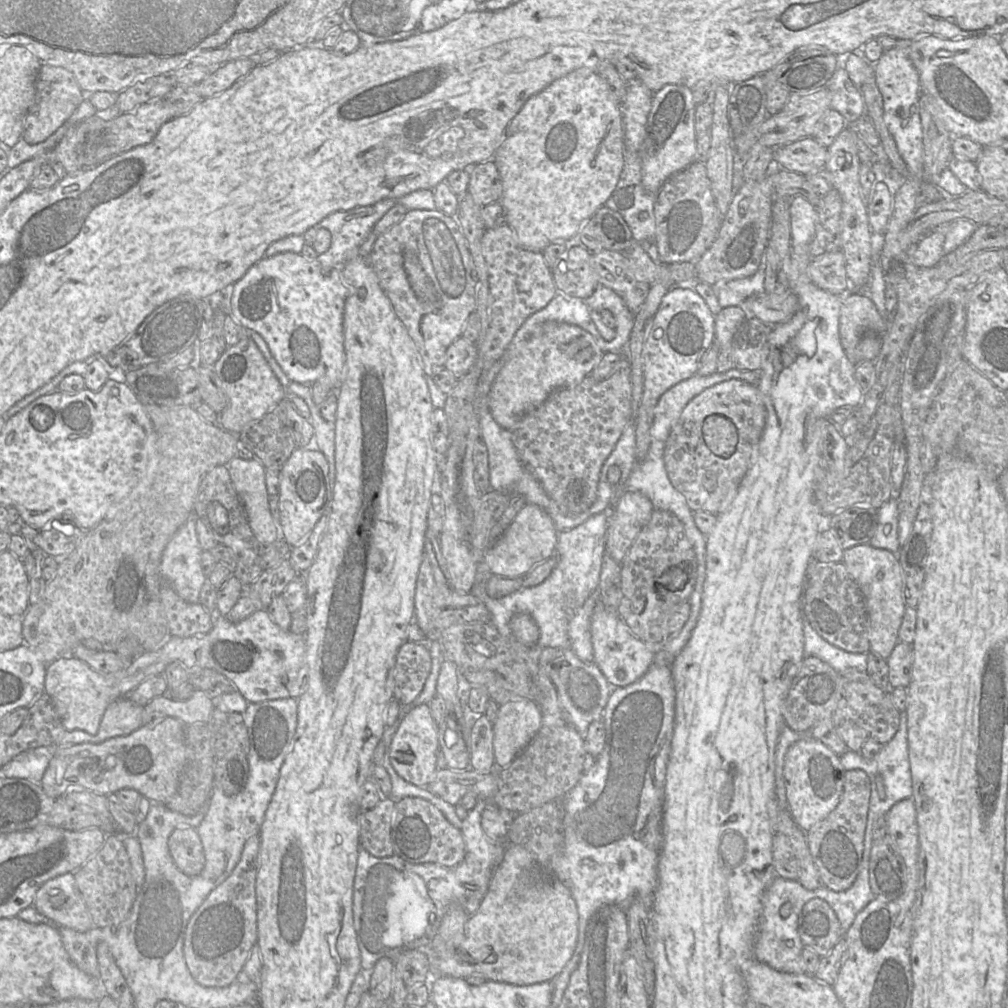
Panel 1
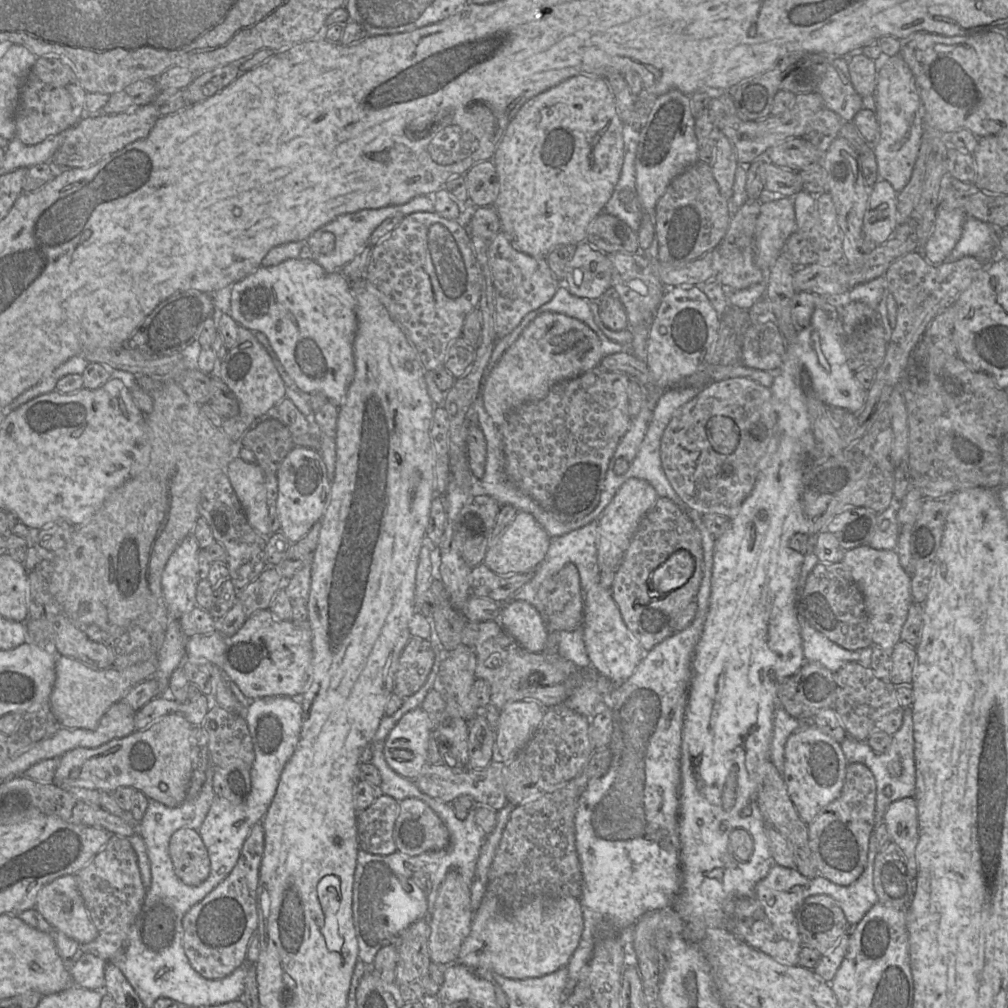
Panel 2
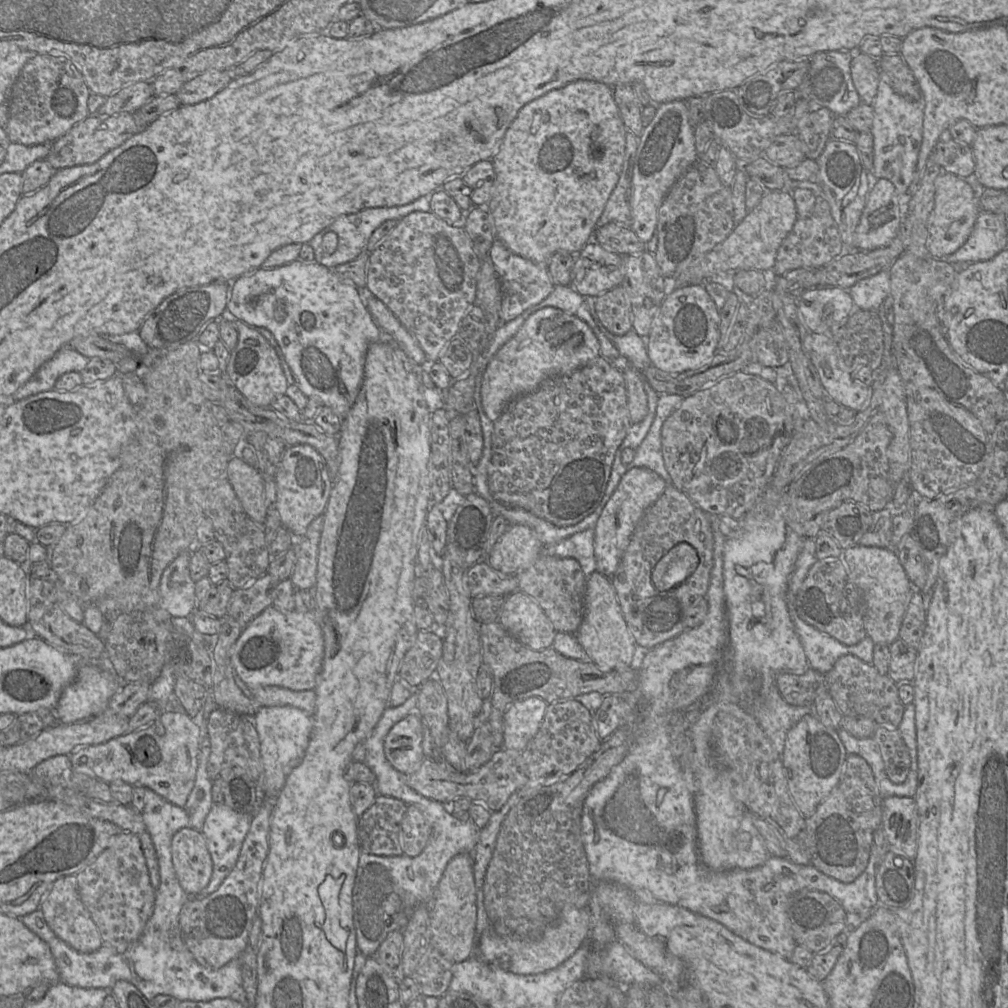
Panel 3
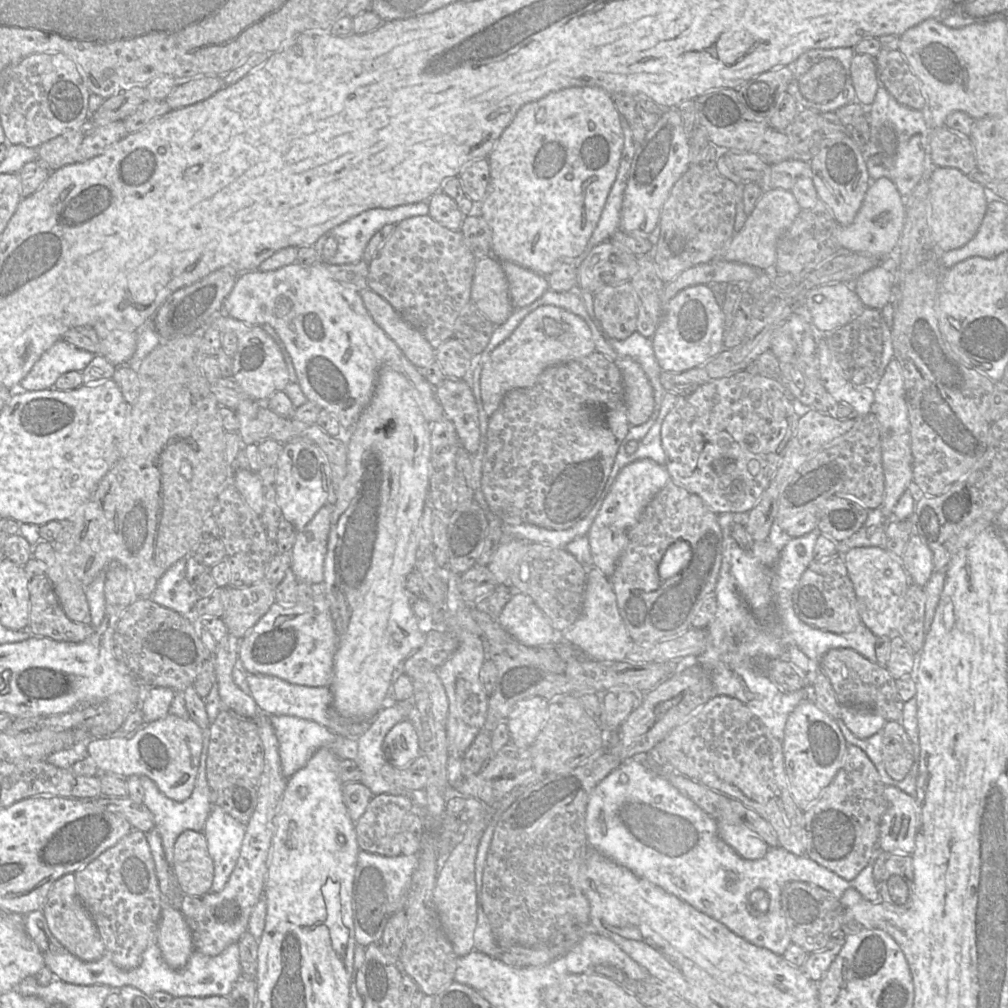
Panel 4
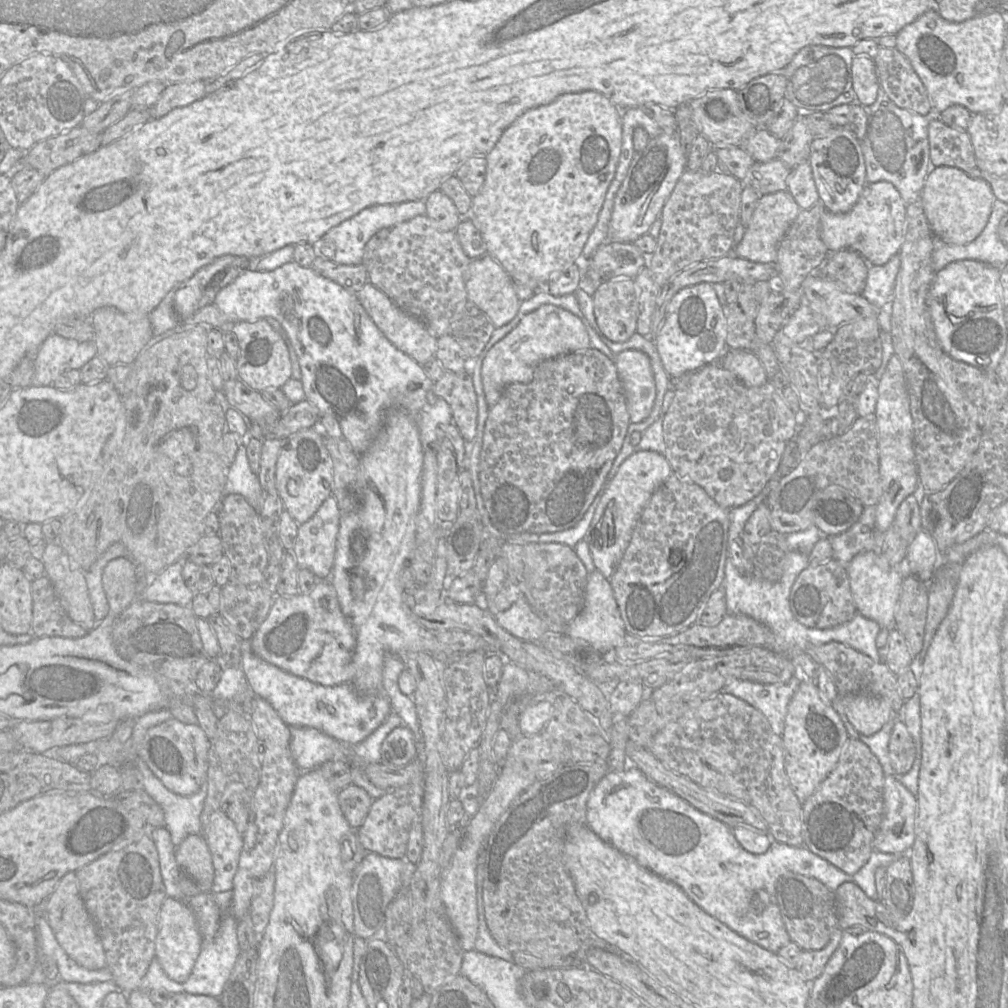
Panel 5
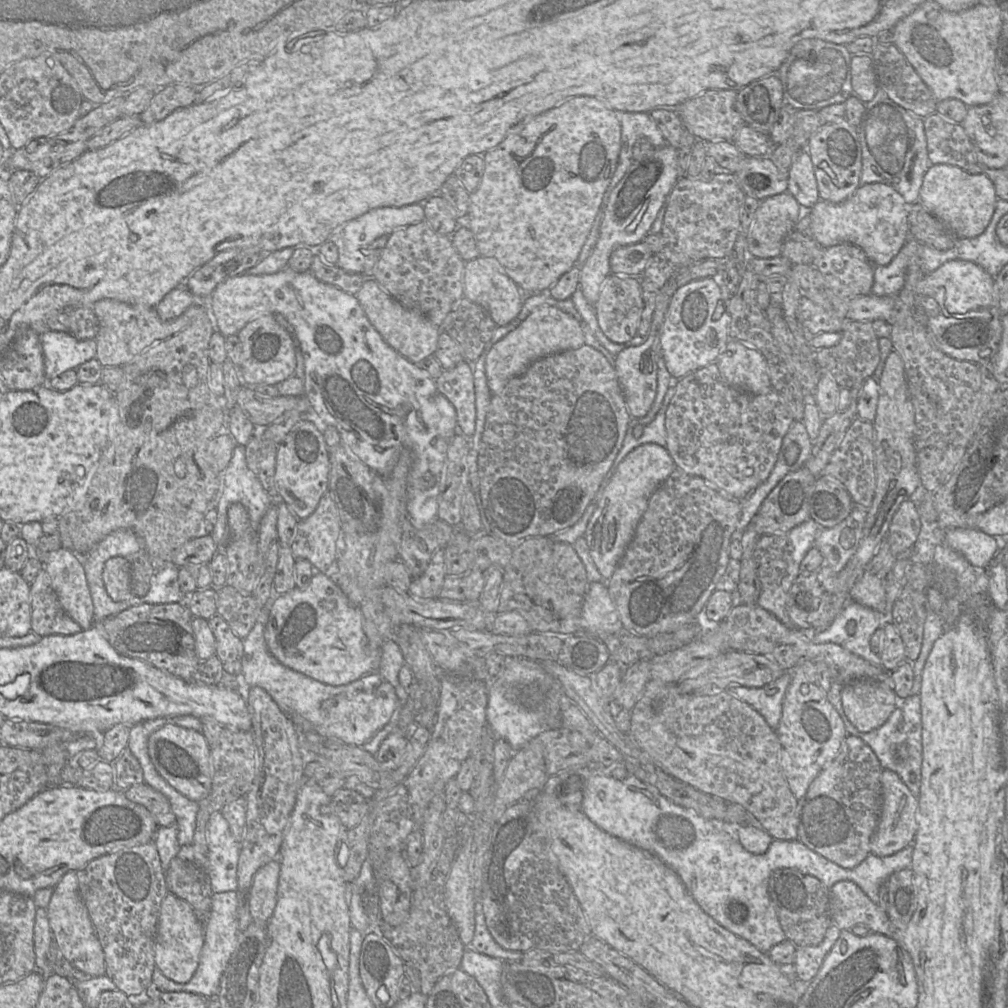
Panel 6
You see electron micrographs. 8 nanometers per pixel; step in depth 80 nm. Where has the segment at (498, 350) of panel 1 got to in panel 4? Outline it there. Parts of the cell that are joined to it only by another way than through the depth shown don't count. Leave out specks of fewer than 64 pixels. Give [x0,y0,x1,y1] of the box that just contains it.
[500,261,549,309]

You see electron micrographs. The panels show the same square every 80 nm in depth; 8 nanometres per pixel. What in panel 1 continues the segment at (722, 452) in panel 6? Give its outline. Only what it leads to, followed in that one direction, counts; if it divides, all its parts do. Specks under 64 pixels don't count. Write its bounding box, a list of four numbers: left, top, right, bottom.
[664,380,767,514]

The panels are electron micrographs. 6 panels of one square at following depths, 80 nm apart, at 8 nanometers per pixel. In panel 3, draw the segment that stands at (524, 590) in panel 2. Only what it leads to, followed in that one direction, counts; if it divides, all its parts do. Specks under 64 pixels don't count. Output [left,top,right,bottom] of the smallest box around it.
[542,528,596,578]

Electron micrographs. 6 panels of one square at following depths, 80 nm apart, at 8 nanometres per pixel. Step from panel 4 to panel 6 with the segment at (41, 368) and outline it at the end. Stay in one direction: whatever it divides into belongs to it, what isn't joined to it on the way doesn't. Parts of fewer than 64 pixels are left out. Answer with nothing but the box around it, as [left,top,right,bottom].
[41,330,96,381]

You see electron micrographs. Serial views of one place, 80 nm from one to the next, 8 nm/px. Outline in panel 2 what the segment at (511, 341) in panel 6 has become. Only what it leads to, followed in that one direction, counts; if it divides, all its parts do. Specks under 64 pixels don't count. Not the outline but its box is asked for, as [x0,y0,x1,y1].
[483,312,603,426]

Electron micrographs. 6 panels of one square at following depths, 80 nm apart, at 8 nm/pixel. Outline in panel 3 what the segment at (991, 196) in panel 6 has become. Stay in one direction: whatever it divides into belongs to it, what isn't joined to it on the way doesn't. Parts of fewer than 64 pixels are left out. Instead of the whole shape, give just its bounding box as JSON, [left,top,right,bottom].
[928,171,981,259]

